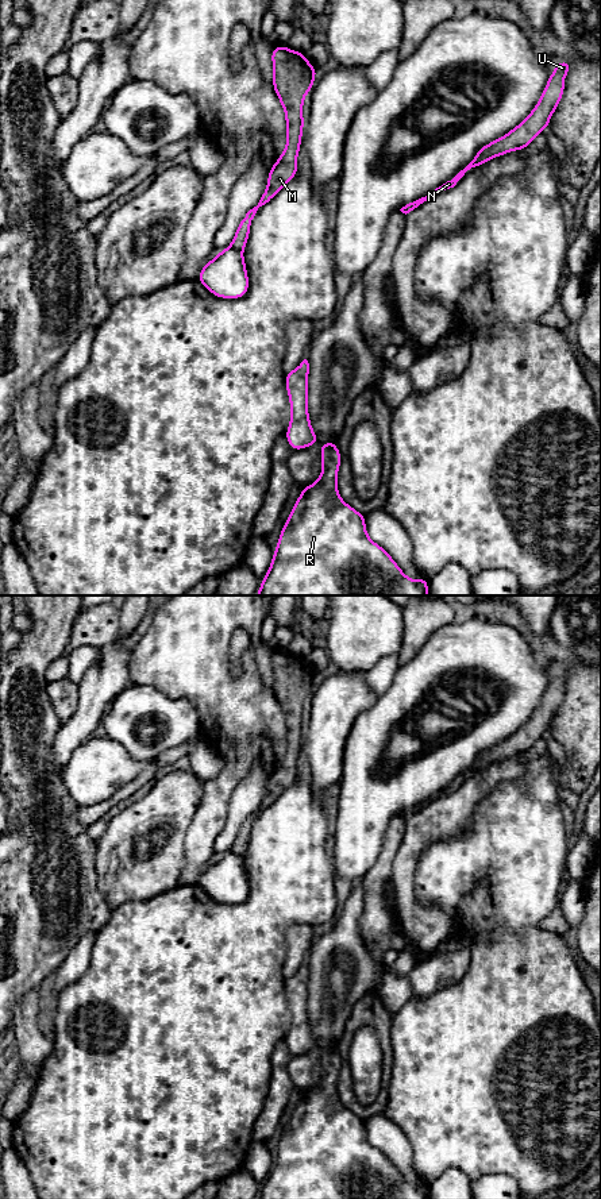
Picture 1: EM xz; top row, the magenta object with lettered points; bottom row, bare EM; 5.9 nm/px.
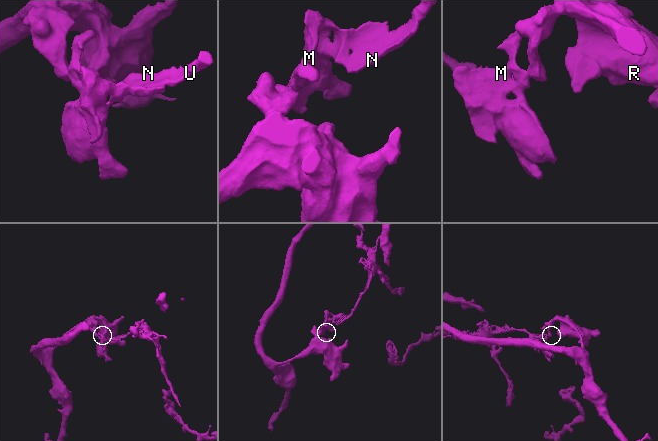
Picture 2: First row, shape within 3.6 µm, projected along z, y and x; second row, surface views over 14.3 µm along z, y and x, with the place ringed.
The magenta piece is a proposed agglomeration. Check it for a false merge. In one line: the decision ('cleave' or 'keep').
cleave

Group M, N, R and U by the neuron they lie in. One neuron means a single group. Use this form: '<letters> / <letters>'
M N U / R

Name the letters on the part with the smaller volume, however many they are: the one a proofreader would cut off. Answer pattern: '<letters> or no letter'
M, N, U

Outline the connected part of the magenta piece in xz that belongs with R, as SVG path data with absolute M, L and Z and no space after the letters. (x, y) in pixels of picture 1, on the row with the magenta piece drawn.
M336 442L321 446L320 460L320 477L313 485L303 486L257 595L429 595L428 579L408 578L369 537L365 514L342 500L336 482L342 455Z

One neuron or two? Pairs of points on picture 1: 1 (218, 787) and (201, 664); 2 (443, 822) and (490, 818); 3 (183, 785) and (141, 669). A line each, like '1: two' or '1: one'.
1: one
2: two
3: two

